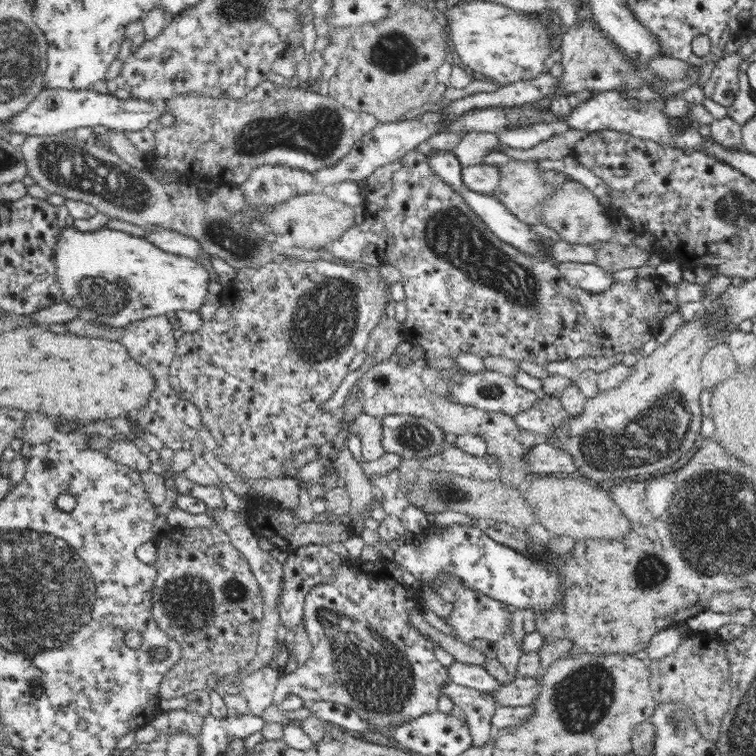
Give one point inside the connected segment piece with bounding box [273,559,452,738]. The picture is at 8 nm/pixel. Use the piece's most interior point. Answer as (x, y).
(367, 655)

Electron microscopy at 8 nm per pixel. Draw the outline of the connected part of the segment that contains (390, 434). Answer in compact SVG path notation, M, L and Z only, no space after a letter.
M408 414L384 415L381 418L382 425L382 446L385 452L392 452L401 456L407 461L420 461L426 457L441 452L440 445L446 435L443 430L434 422L423 416Z

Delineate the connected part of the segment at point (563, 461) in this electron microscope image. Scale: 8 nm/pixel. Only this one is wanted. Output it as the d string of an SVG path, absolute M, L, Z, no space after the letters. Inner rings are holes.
M541 441L534 445L525 458L530 477L541 474L573 473L580 471L565 450L556 448L550 442Z

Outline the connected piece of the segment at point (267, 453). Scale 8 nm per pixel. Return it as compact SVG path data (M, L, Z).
M295 259L273 262L262 268L242 268L238 270L233 281L223 286L220 293L221 305L229 306L232 316L216 316L204 322L200 330L192 333L184 333L177 340L175 354L169 366L169 377L174 392L184 400L189 400L198 407L201 414L201 422L220 445L224 454L224 461L232 468L234 474L239 473L243 478L253 478L257 481L264 478L293 477L298 478L298 473L285 470L285 463L290 456L302 452L304 448L315 445L320 448L326 442L331 441L339 430L342 421L336 422L332 412L324 410L324 402L332 398L336 390L340 388L342 380L349 373L348 366L355 354L363 351L368 342L368 335L379 324L381 316L386 314L386 302L394 299L391 294L390 284L386 279L382 281L379 269L376 266L367 266L367 269L355 269L353 266L340 265L324 260L314 262L300 262Z

